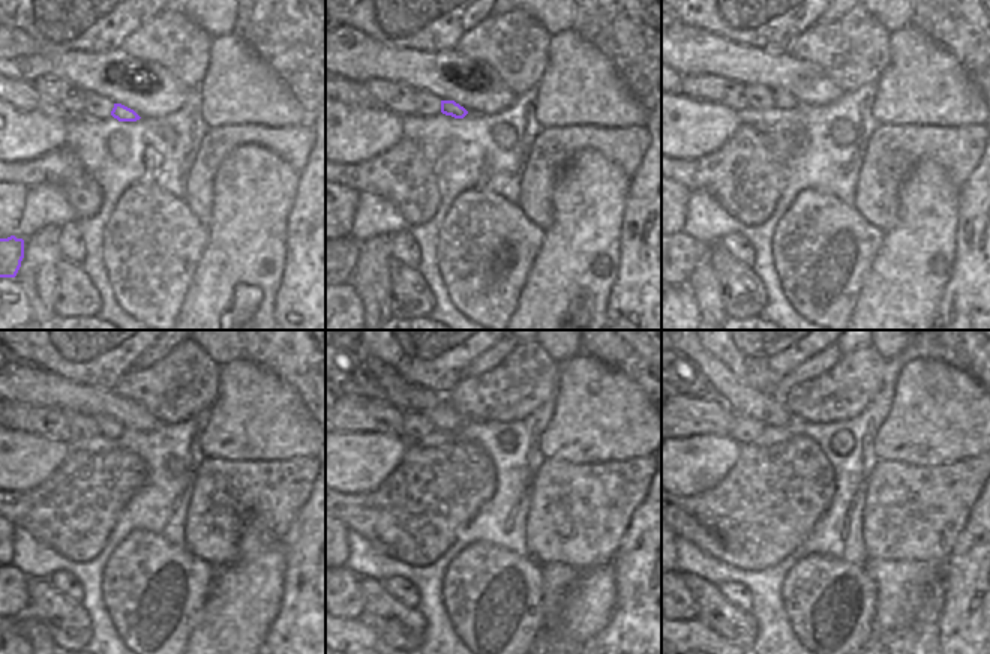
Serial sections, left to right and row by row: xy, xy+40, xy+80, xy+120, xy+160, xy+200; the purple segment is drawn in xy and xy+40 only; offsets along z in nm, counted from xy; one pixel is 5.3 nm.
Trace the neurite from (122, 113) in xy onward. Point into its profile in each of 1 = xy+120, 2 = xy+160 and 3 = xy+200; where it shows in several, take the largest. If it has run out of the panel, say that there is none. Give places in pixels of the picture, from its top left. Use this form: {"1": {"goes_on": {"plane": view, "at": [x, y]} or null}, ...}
{"1": {"goes_on": {"plane": "xy+120", "at": [108, 426]}}, "2": {"goes_on": {"plane": "xy+160", "at": [408, 398]}}, "3": {"goes_on": {"plane": "xy+200", "at": [743, 401]}}}

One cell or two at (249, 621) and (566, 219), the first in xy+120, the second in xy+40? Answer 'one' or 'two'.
one

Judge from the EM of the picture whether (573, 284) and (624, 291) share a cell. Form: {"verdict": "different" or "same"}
{"verdict": "different"}

